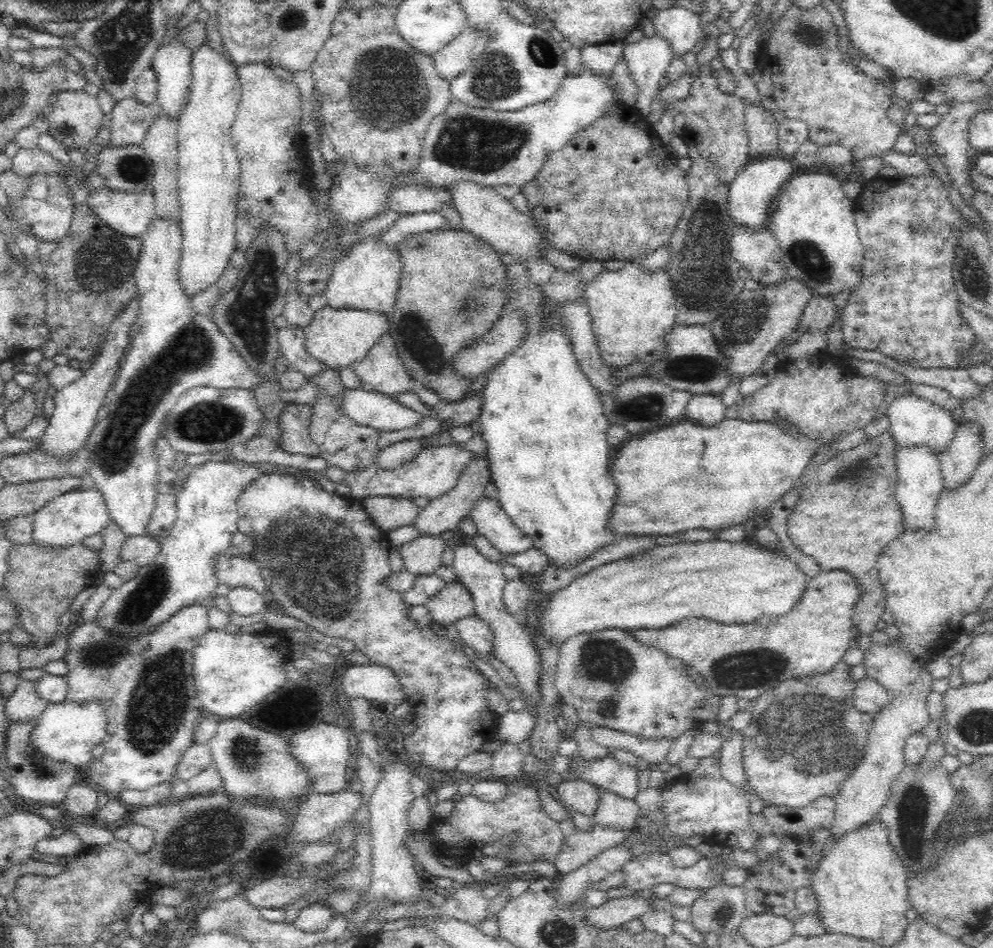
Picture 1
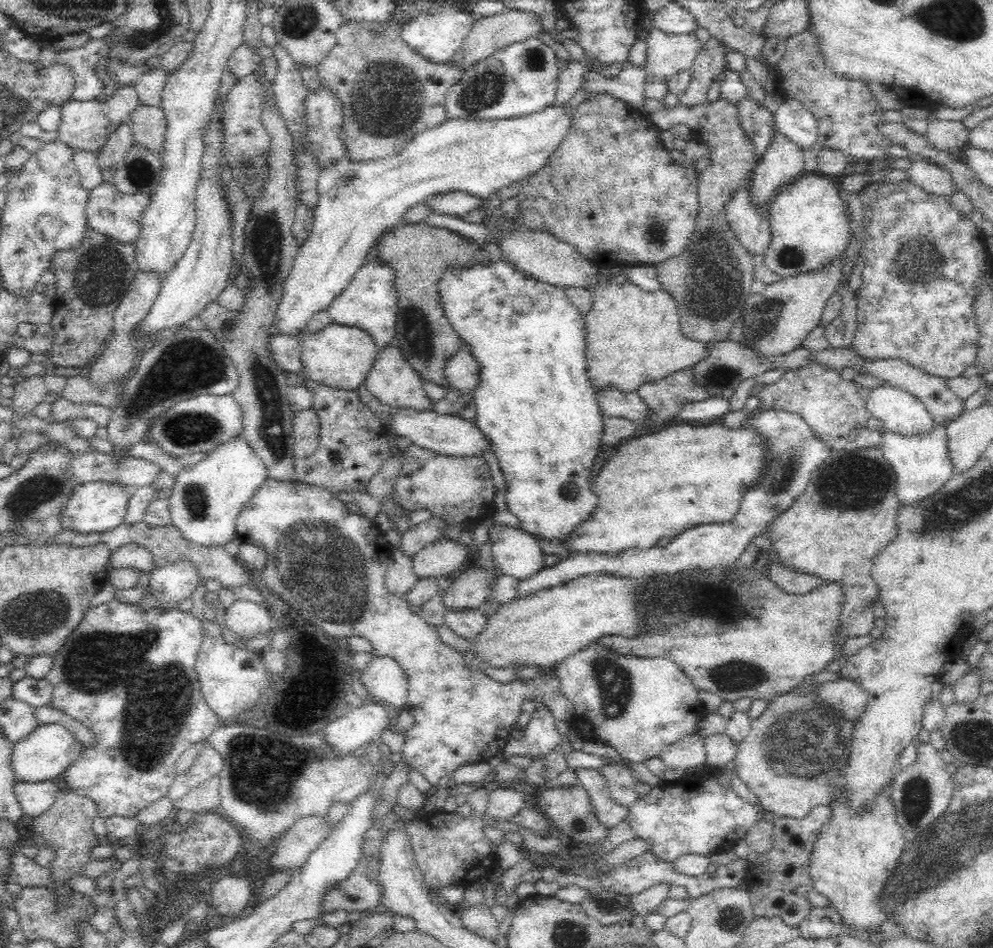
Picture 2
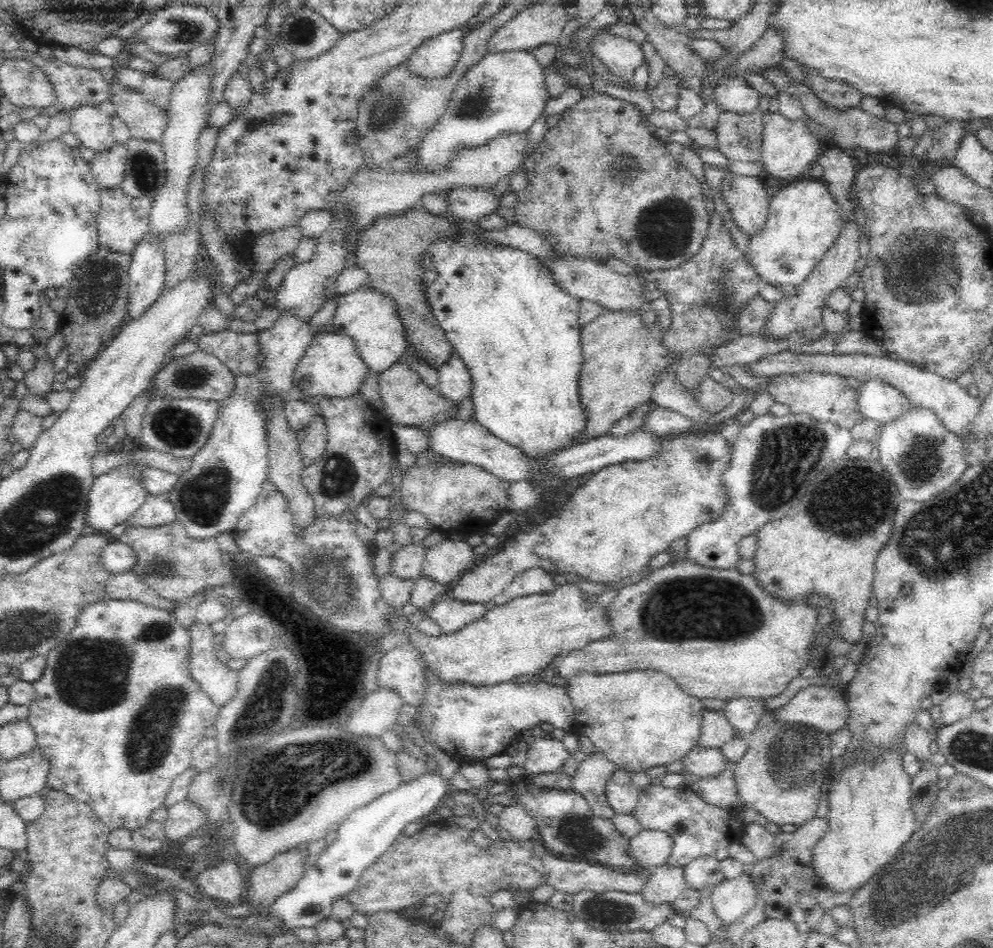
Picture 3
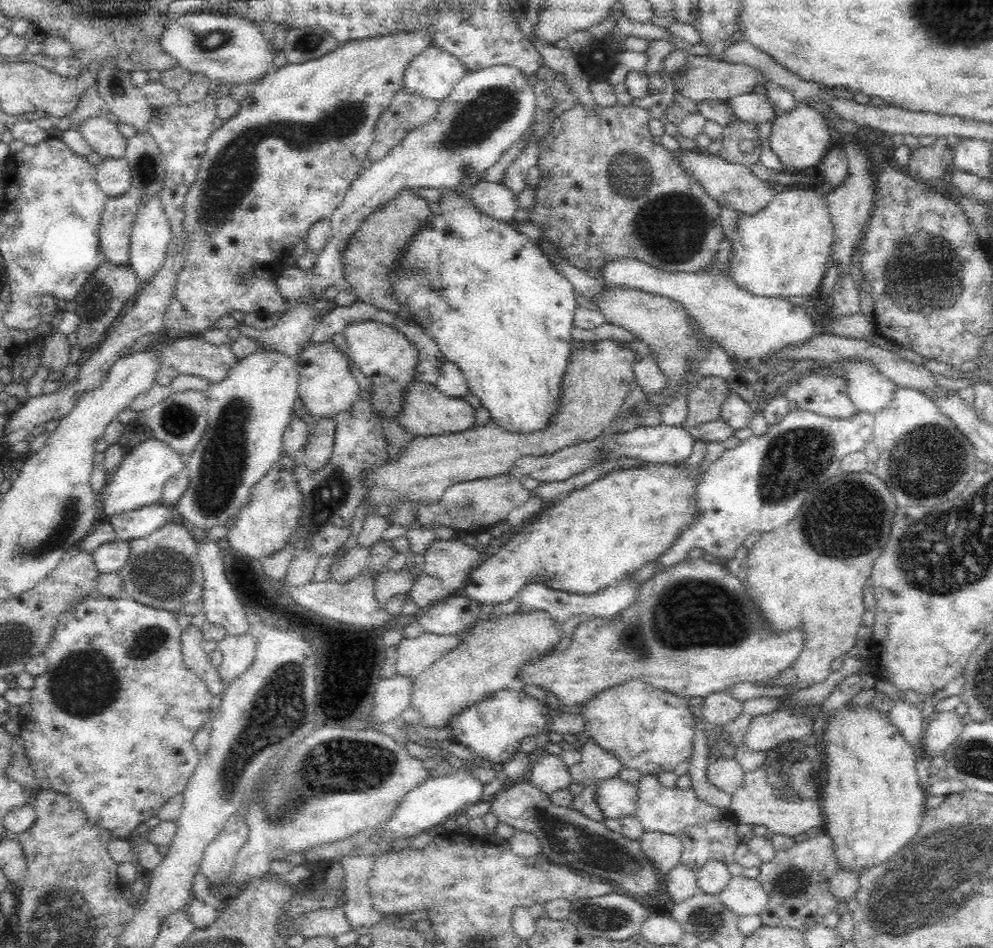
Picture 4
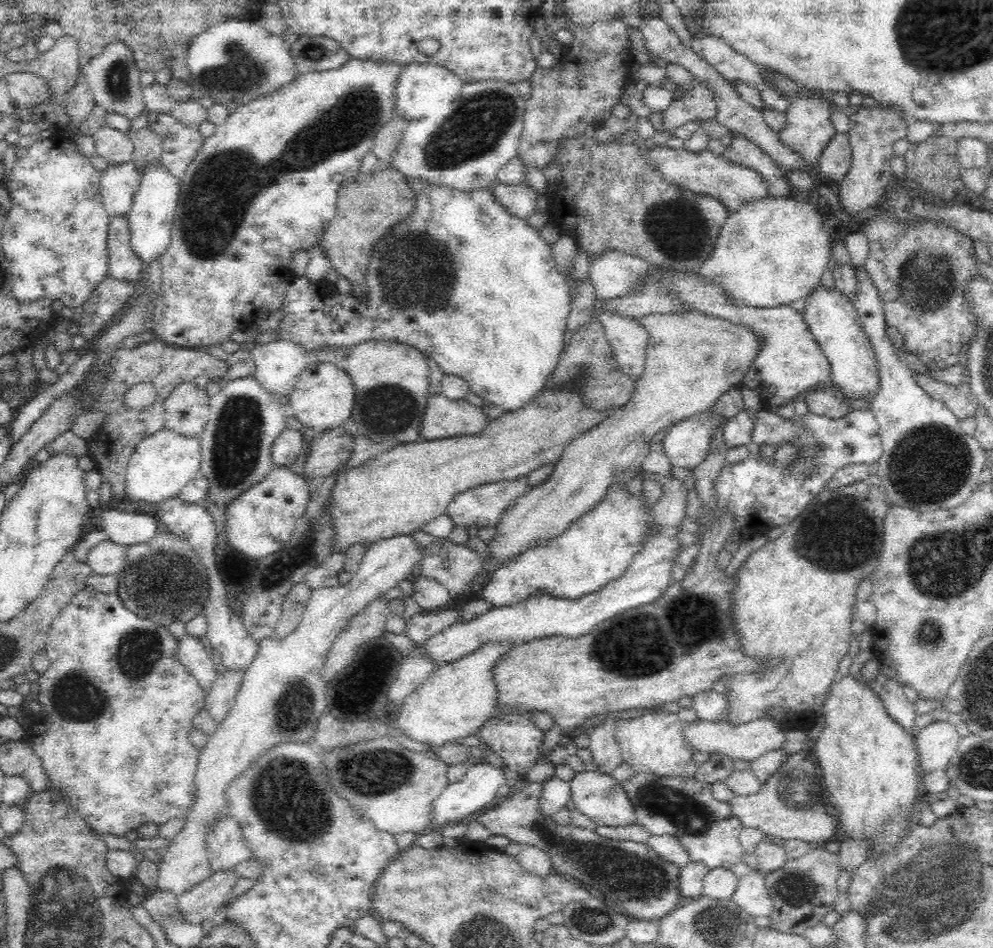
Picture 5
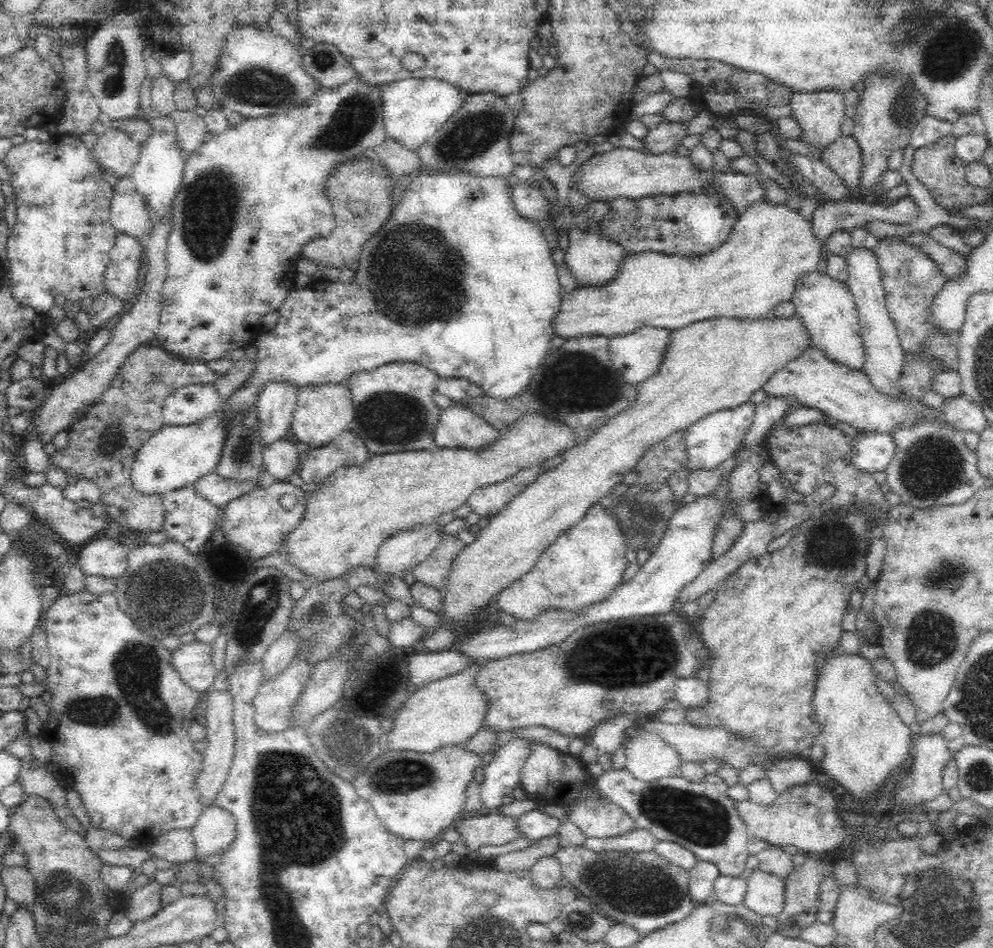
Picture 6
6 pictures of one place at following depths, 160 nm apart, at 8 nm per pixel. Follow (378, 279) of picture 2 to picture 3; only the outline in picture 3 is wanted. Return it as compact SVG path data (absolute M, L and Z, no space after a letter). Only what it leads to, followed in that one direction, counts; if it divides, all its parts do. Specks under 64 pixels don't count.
M362 284L354 292L337 296L336 312L331 326L334 333L341 333L356 340L358 351L371 374L378 374L394 361L404 358L407 348L405 333L394 298L379 292L370 284Z

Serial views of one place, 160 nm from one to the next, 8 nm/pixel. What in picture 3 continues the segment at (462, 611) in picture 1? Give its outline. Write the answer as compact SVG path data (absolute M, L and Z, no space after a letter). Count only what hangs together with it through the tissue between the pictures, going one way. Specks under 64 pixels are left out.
M698 430L678 433L661 437L657 452L644 460L622 461L597 470L575 490L554 516L532 526L526 534L512 538L504 550L498 550L480 565L474 566L448 588L446 596L458 602L483 605L500 596L516 573L534 565L564 576L572 572L579 578L585 578L582 582L588 586L616 588L625 578L645 568L653 556L668 552L672 542L685 538L697 526L714 521L724 514L726 504L730 504L730 497L722 483L722 476L733 460L733 443L723 437L719 430L706 434L699 434Z

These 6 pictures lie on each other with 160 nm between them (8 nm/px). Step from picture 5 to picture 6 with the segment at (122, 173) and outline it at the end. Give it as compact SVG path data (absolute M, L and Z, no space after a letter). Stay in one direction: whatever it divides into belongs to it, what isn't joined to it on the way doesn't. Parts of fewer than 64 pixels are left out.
M120 175L113 184L109 219L115 231L130 233L142 246L148 242L151 223L145 212L143 196L135 189L131 175Z

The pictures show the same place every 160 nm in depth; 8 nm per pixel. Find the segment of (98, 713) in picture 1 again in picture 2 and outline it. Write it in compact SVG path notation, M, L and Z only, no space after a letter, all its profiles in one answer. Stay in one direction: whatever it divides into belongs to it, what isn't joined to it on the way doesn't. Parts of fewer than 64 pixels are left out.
M50 722L40 724L36 729L13 744L13 772L16 780L44 781L59 777L84 754L86 748L82 742L62 724Z

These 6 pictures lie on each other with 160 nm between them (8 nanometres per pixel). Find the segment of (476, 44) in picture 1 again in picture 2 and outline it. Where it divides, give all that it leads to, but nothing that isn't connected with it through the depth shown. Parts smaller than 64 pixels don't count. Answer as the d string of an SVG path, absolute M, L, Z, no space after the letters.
M504 8L501 13L487 18L482 18L473 24L468 36L462 41L462 44L450 56L448 63L462 71L472 68L480 60L485 60L488 56L492 56L496 49L512 44L514 41L524 40L530 36L540 34L542 26L538 18L529 12L522 12L516 9Z

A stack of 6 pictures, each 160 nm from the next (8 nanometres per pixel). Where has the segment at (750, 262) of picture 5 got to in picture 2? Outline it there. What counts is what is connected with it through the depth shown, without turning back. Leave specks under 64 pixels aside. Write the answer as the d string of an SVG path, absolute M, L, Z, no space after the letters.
M811 174L784 186L770 202L767 220L772 242L766 250L763 264L782 279L822 271L834 262L844 262L842 259L845 259L844 254L852 240L851 222L846 197L830 176Z

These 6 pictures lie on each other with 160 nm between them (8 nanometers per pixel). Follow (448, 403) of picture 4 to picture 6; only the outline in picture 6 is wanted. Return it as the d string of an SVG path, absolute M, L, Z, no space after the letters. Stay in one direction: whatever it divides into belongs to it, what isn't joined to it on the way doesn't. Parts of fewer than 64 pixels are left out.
M466 404L439 409L432 440L437 447L480 448L495 439L497 431Z

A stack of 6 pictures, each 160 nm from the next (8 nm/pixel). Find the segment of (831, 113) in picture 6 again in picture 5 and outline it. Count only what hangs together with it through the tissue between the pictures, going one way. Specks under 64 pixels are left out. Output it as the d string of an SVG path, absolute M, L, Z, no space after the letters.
M806 96L806 98L793 99L784 113L786 122L782 130L777 132L779 142L795 153L805 166L816 166L822 152L837 133L830 121L831 108L825 100L817 96Z

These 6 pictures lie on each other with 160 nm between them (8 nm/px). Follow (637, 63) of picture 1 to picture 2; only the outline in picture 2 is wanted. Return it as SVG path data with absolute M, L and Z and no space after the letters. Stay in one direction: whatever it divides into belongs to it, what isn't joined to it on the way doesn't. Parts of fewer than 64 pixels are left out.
M652 27L646 41L646 62L641 68L653 80L667 82L680 71L689 71L702 44L693 34L669 35Z

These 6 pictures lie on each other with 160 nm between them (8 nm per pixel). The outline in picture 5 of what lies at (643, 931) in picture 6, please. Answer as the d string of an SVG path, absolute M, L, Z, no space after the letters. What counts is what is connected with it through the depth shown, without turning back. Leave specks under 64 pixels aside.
M528 781L520 792L512 794L512 798L506 797L499 800L496 808L478 814L475 821L485 826L491 836L505 836L510 842L519 845L538 846L549 856L553 871L560 872L563 876L570 876L571 879L578 880L584 888L598 892L599 896L608 900L616 911L626 913L632 919L660 921L680 904L679 899L682 896L678 891L680 872L678 866L660 858L647 843L612 840L596 834L593 829L585 829L571 823L559 824L555 818L549 818L542 813L540 796L542 796L542 784Z

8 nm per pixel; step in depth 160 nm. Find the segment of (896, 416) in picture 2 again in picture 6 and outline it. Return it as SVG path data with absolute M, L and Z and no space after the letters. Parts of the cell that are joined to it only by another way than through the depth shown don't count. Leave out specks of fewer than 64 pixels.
M813 272L801 277L791 303L817 349L840 366L865 372L866 349L862 341L857 306L846 284L838 283L826 274L822 275L822 272Z

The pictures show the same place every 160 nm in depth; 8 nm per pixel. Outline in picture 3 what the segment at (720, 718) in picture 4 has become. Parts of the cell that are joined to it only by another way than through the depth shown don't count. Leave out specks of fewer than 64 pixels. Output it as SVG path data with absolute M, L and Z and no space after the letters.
M737 698L726 700L726 706L722 711L724 711L735 733L738 733L738 737L746 737L747 734L751 734L754 731L760 717L766 715L765 709L760 703L760 699Z

